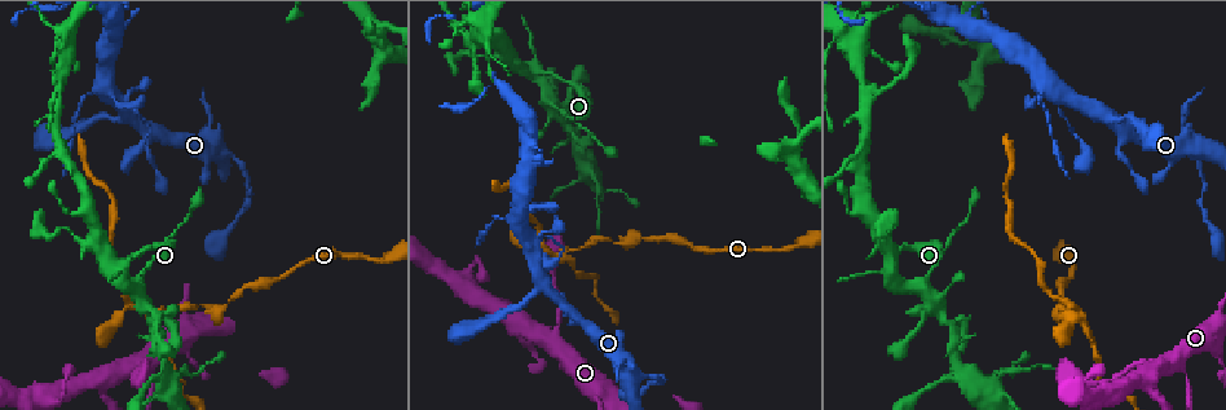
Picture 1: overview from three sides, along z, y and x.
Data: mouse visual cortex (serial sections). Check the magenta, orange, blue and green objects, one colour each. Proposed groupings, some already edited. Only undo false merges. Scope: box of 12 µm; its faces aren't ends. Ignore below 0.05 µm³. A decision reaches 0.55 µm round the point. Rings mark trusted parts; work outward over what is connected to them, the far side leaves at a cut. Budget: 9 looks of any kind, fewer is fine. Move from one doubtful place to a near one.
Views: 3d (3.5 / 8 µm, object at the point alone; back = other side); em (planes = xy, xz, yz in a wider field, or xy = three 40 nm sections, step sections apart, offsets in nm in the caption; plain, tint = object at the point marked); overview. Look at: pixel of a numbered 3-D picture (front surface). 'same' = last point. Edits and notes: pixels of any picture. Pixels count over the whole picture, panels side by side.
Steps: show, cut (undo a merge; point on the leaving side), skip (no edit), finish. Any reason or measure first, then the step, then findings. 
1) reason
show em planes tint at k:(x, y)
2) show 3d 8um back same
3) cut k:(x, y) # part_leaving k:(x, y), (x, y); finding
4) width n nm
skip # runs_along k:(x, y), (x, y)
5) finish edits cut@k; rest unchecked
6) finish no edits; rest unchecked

thin arm on a thick one
show 3d 8um at 1:(960, 361)

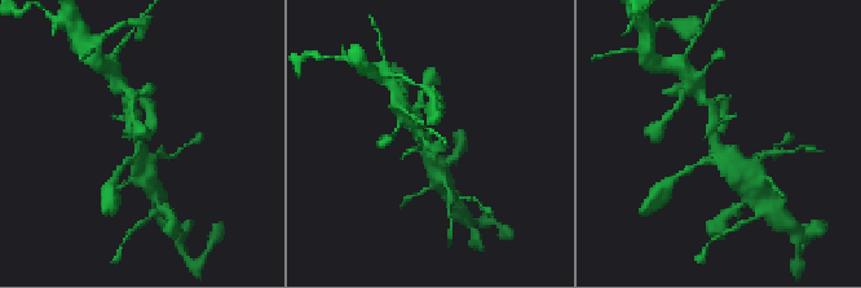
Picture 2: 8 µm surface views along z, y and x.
arms 3; arm_widths 150, 250, 400 nm
show em xy step 3 tint at 2:(717, 143)

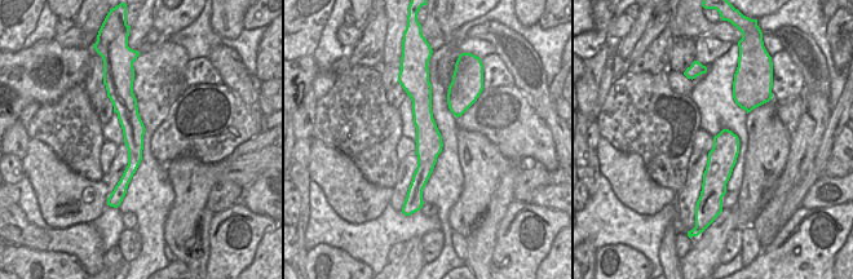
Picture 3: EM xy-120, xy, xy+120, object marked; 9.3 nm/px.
width 240 nm
skip # runs_along 3:(420, 84), (425, 167), (415, 194); continuous, no second cell

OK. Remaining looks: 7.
a narrow waist
show 3d 3.5um at 1:(229, 303)

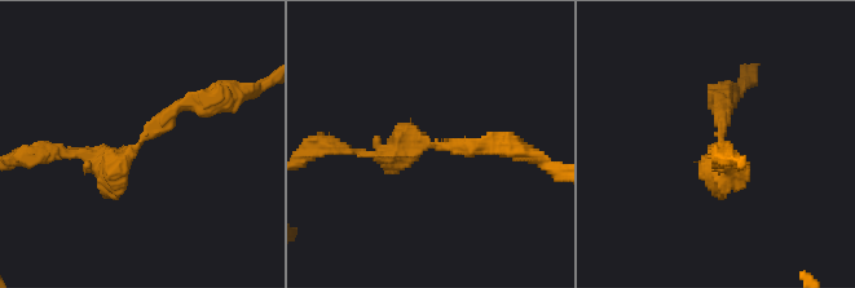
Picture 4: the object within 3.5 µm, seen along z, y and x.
shape alone is not enough
show em xy step 2 tint at 4:(718, 140)

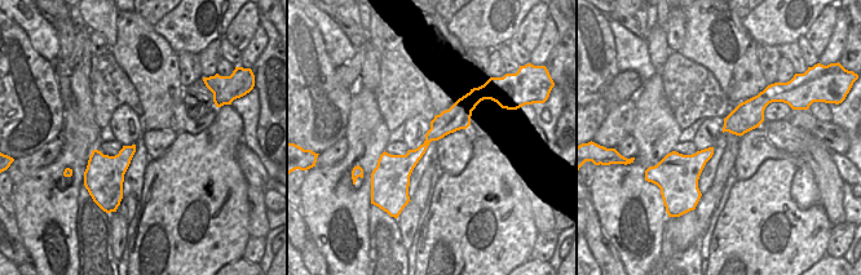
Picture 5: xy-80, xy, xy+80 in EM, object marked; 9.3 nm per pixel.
skip # runs_along 4:(203, 102), (179, 106), (115, 165), (64, 154); continuous, no second cell

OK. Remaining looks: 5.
narrows sharply
show em xy step 1 tint at 1:(1189, 379)

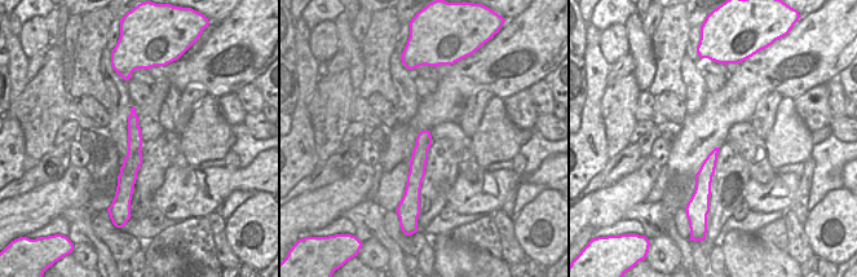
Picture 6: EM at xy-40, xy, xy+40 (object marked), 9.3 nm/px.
wider look
show 3d 3.5um same

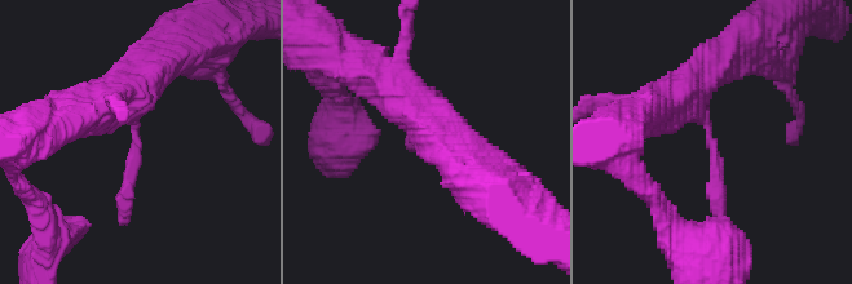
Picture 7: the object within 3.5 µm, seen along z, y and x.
arm_widths 200, 500 nm
skip # runs_along 7:(142, 71), (123, 91), (138, 142), (123, 222); continuous, no second cell

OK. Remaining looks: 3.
calibre changes
show 3d 3.5um at 1:(505, 217)

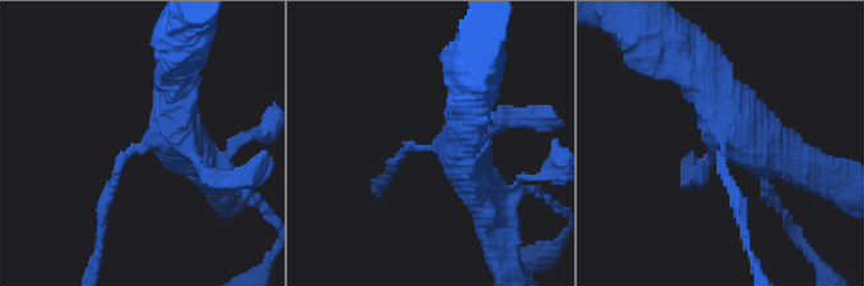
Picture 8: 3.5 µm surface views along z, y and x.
now the EM
show em planes tint at 8:(442, 147)

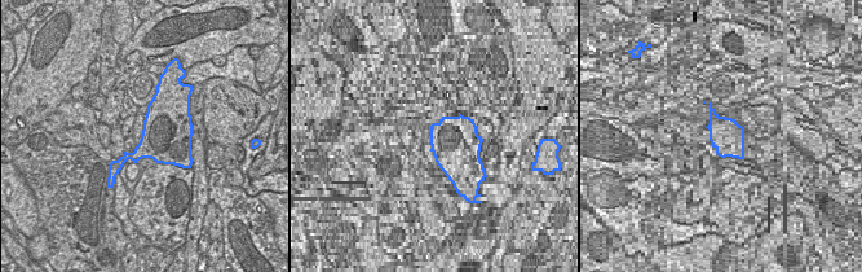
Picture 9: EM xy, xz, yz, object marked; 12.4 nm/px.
skip # runs_along 8:(193, 155), (173, 123), (118, 163), (102, 202); continuous, no second cell

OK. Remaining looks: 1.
finish no edits; rest unchecked

